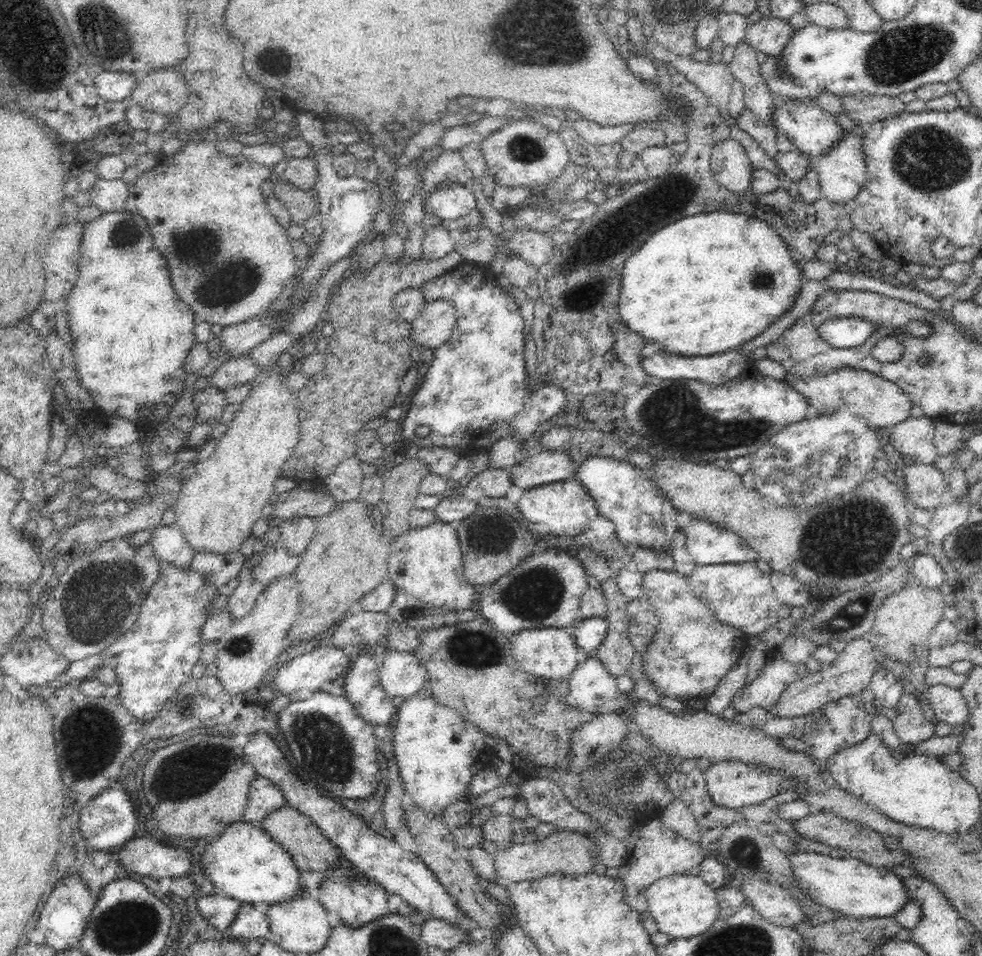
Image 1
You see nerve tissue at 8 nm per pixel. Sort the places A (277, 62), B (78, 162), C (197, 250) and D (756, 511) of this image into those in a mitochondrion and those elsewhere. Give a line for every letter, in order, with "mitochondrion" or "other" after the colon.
A: mitochondrion
B: other
C: mitochondrion
D: other

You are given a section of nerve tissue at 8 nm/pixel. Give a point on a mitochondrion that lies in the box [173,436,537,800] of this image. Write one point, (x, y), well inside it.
(322, 745)

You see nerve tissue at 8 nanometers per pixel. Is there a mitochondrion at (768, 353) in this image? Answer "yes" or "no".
no

